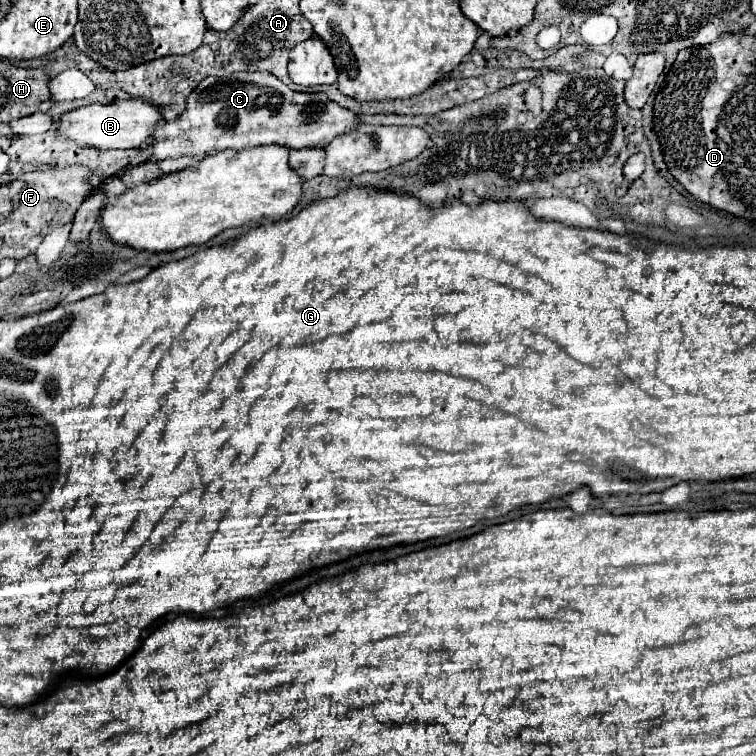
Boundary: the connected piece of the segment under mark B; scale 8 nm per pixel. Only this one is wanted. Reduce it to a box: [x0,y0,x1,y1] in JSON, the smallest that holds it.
[59,99,163,149]

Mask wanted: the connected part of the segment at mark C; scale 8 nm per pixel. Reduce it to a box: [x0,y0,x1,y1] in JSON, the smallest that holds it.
[153,73,357,161]

